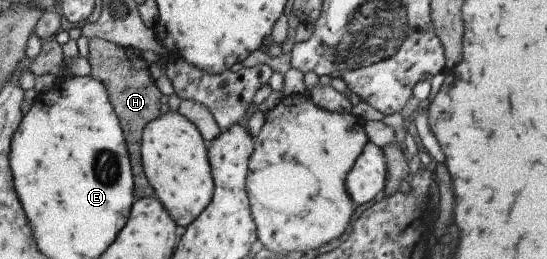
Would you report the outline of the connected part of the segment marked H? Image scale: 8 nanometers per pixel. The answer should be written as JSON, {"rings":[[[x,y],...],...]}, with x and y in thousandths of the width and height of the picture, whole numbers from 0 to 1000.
{"rings":[[[190,151],[161,154],[159,236],[163,239],[163,290],[183,305],[194,336],[201,402],[212,436],[232,571],[239,668],[245,691],[245,764],[278,761],[280,726],[265,691],[256,602],[258,510],[263,483],[294,448],[293,378],[294,355],[282,328],[271,255],[249,216],[243,181],[221,181]]]}

